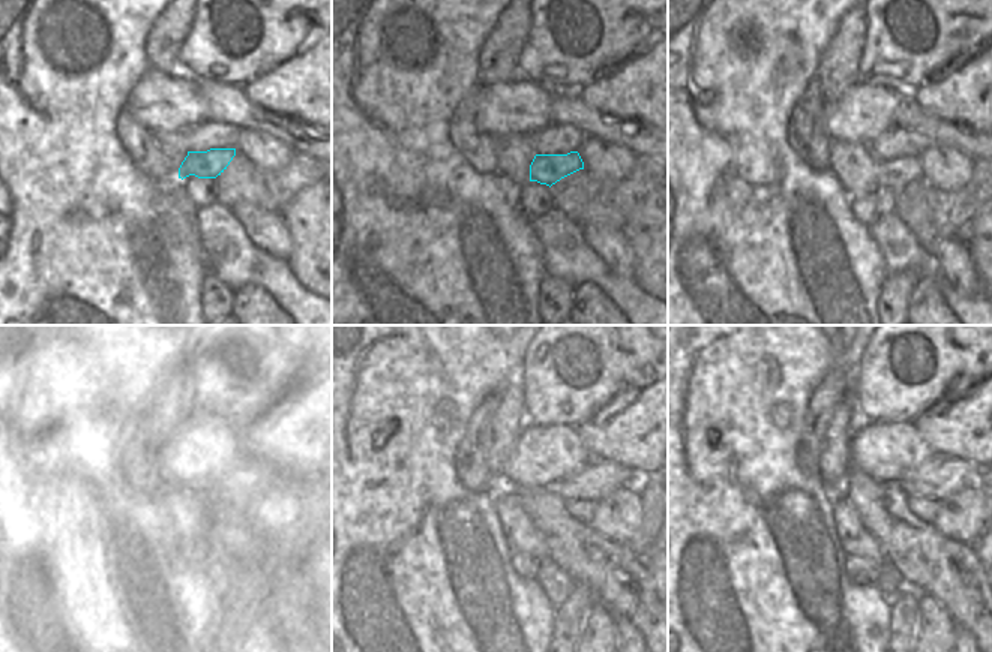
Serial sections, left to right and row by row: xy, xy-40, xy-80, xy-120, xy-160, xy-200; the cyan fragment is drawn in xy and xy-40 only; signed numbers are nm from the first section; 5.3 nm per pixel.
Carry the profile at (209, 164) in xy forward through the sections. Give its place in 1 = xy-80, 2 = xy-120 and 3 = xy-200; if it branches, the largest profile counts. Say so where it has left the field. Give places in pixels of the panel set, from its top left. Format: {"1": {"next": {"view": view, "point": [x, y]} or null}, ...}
{"1": {"next": {"view": "xy-80", "point": [893, 174]}}, "2": {"next": {"view": "xy-120", "point": [240, 504]}}, "3": {"next": {"view": "xy-200", "point": [925, 508]}}}

